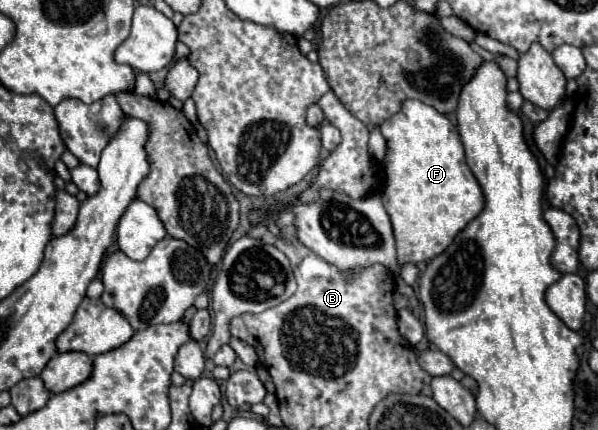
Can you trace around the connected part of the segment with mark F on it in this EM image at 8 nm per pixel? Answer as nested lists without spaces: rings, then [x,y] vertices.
[[[407,100],[379,130],[387,140],[387,154],[381,162],[387,182],[381,198],[393,224],[399,264],[431,260],[483,210],[483,192],[465,162],[457,128],[433,106]]]

